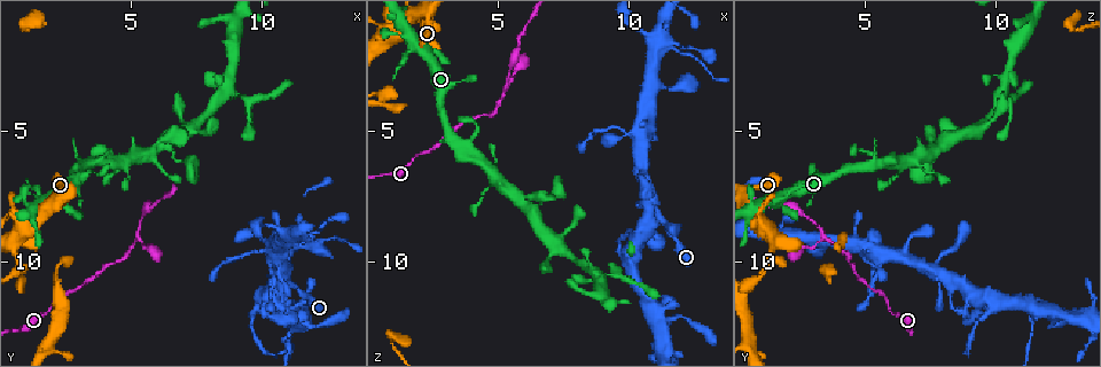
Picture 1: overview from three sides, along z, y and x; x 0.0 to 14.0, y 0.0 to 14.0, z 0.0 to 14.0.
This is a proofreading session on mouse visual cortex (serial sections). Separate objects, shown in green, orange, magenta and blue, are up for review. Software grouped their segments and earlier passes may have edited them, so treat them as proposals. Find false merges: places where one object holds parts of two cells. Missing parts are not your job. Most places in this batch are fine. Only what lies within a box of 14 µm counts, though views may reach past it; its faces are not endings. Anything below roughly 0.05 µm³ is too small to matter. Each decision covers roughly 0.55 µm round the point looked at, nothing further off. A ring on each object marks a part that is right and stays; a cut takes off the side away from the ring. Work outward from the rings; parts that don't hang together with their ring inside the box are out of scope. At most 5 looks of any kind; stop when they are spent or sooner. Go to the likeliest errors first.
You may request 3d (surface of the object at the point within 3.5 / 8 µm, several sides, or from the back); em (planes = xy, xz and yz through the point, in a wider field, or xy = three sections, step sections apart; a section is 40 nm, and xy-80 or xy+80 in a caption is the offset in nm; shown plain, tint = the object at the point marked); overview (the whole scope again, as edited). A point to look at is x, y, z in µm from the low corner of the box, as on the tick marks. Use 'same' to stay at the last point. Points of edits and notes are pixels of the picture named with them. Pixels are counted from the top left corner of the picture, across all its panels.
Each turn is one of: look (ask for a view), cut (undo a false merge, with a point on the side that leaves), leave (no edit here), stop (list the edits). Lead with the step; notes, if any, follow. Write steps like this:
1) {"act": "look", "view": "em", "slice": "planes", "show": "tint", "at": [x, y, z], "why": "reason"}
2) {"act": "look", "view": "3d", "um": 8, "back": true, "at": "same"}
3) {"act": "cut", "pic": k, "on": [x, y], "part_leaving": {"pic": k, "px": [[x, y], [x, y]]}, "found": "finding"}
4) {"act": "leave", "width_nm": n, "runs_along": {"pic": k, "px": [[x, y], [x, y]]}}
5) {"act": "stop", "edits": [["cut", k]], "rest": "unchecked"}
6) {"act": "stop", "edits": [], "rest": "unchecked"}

{"act": "look", "view": "3d", "um": 8, "at": [9.9, 11.7, 10.0], "why": "branch point"}

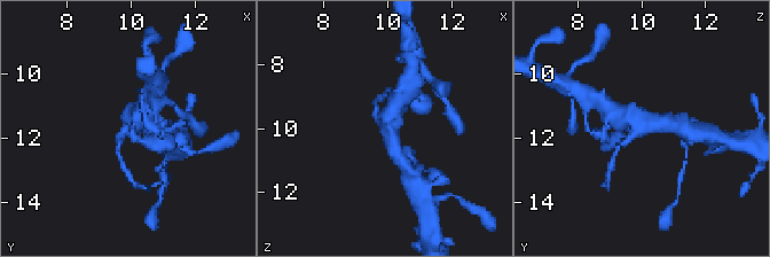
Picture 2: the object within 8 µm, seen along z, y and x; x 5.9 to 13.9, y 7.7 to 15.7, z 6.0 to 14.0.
{"act": "look", "view": "em", "slice": "xy", "step": 2, "show": "tint", "at": [9.8, 11.7, 10.0], "arms": 3, "arm_widths_nm": [200, 500, 600], "why": "now the EM"}

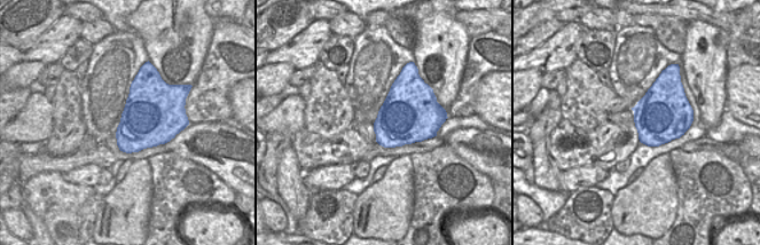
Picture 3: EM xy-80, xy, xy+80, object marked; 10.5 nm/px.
{"act": "leave", "runs_along": {"pic": 2, "px": [[612, 113], [641, 123], [672, 124]]}, "found": "continuous, no second cell"}

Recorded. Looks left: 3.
{"act": "look", "view": "3d", "um": 8, "at": [5.2, 9.0, 3.4]}

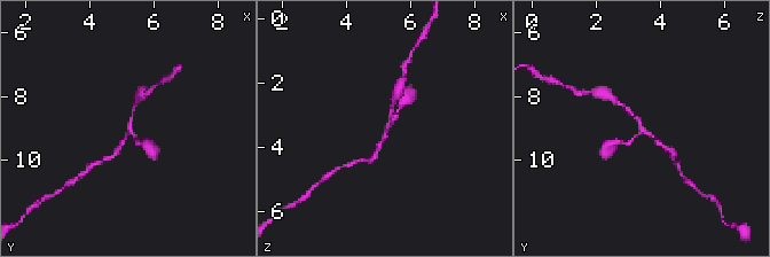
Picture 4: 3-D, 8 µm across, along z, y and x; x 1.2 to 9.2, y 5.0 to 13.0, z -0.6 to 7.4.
{"act": "look", "view": "em", "slice": "planes", "show": "tint", "at": [5.2, 9.0, 3.5], "arms": 3, "arm_widths_nm": [150, 150, 150]}

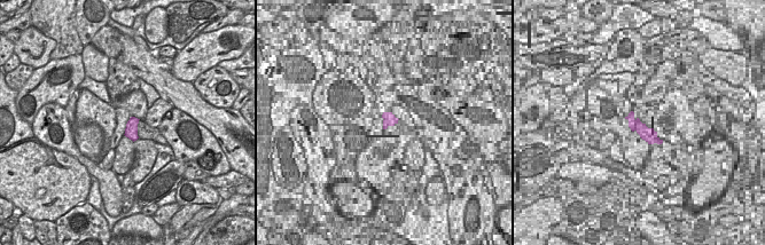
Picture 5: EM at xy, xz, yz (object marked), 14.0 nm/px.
{"act": "leave", "runs_along": {"pic": 4, "px": [[666, 148], [622, 104]]}, "found": "one cell here"}

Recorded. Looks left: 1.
{"act": "stop", "edits": [], "rest": "unchecked"}

